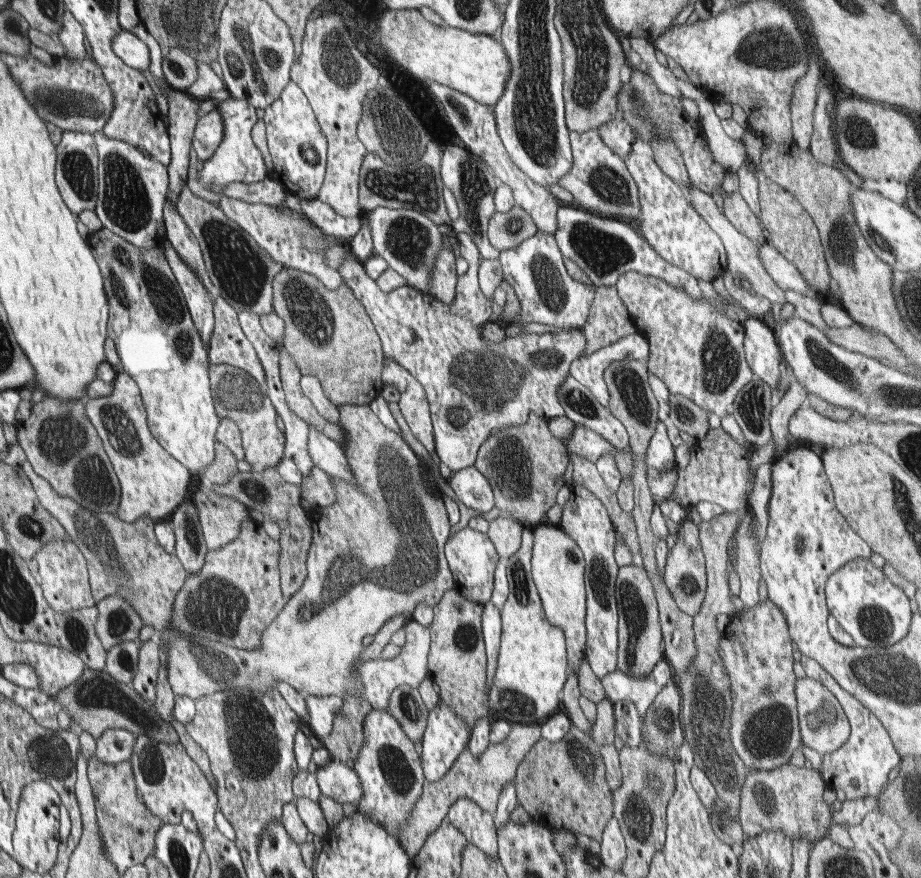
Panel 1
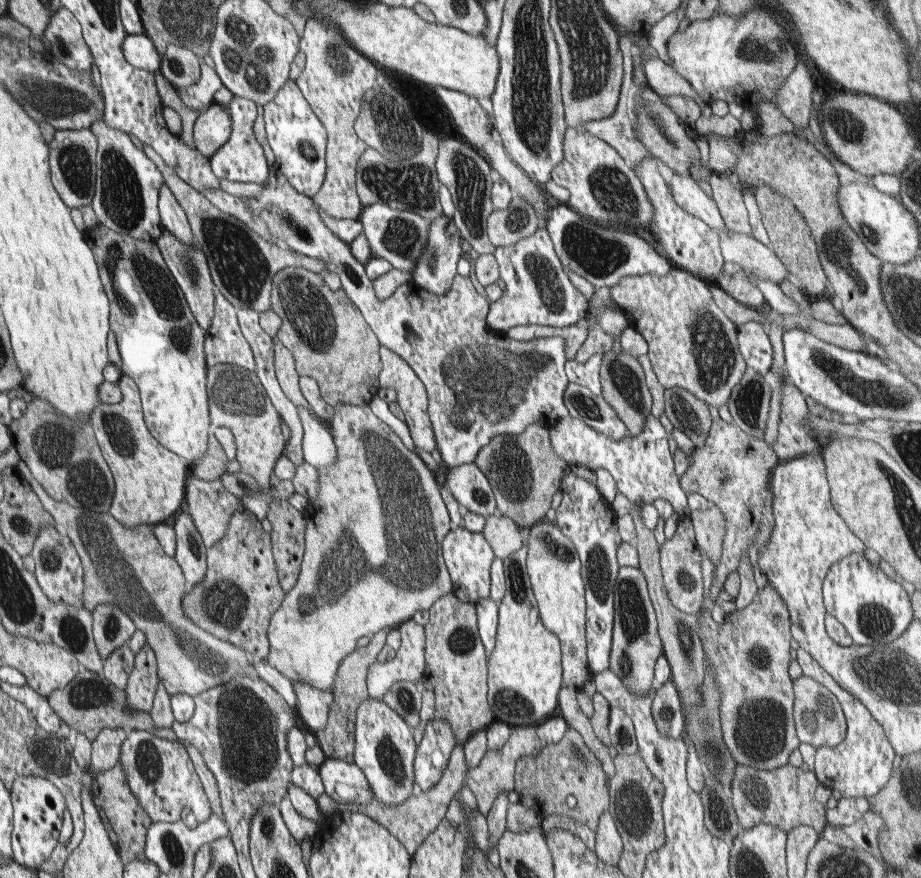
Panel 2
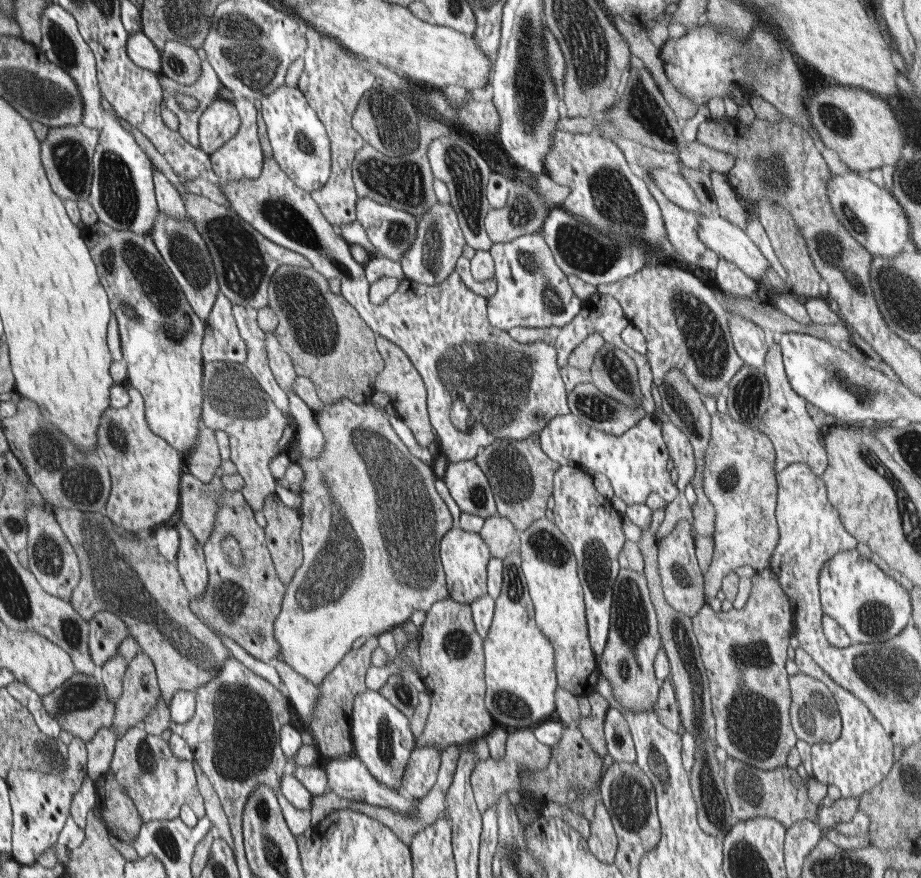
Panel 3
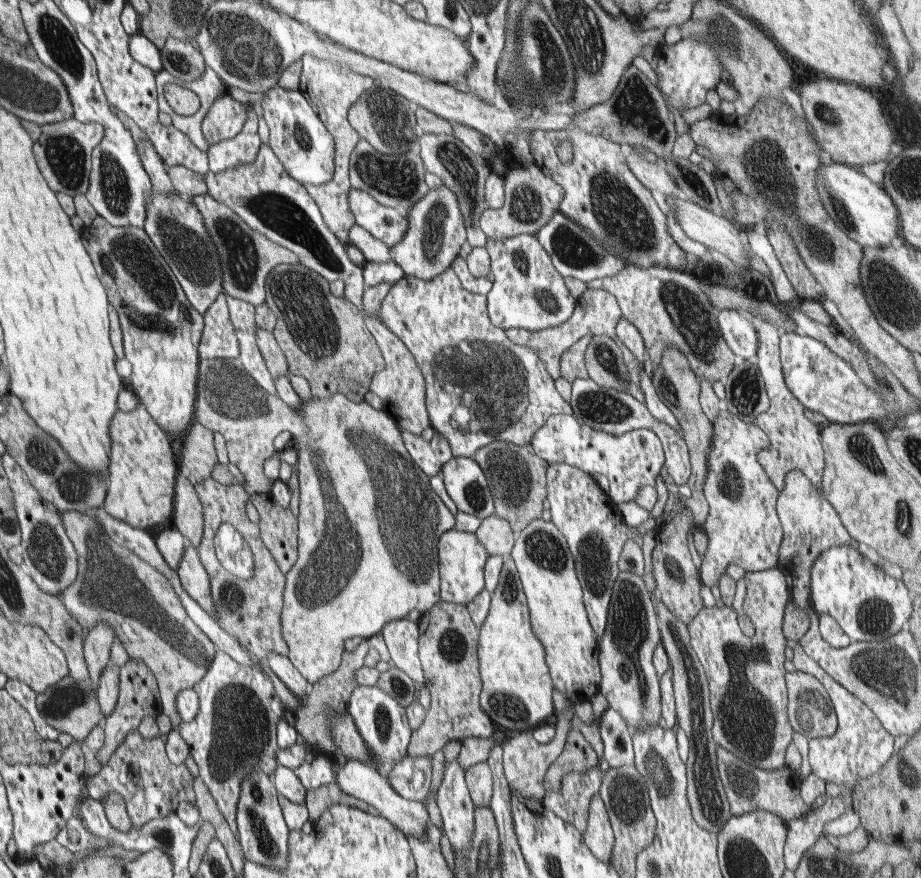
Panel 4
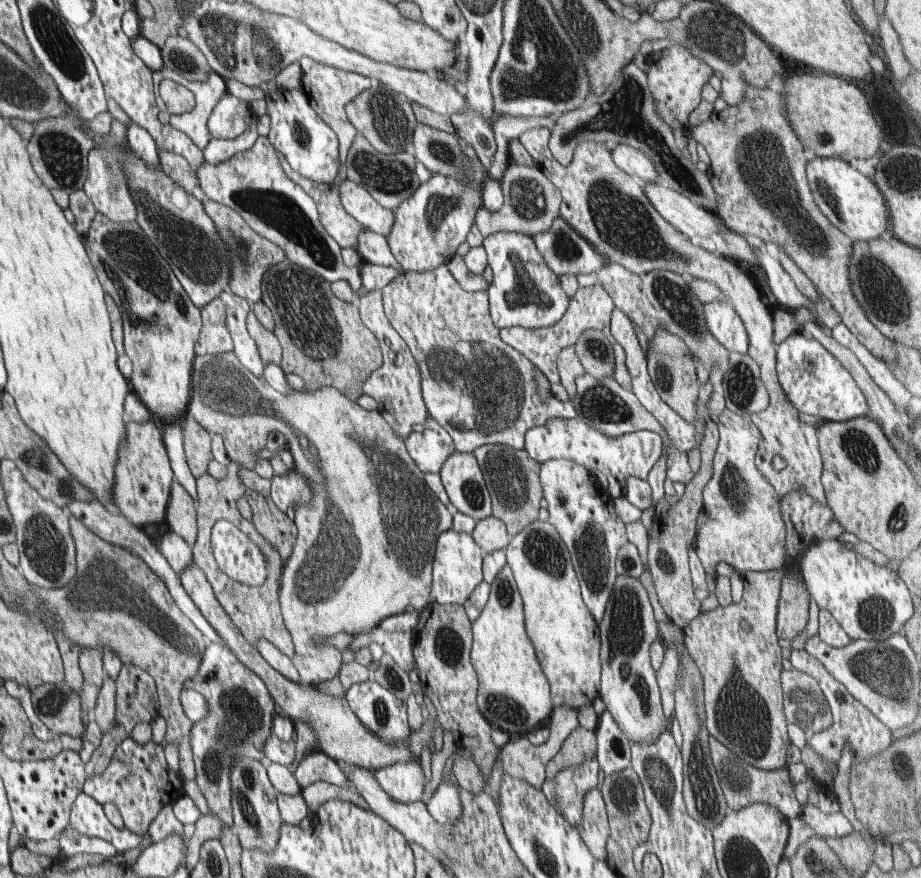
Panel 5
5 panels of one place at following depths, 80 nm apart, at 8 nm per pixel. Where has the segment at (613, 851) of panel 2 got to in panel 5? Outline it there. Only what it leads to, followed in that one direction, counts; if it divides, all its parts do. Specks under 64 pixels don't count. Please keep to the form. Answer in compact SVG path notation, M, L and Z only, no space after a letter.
M591 788L584 797L581 822L576 824L580 838L590 852L600 860L607 858L606 843L610 836L610 825L605 802L598 788Z

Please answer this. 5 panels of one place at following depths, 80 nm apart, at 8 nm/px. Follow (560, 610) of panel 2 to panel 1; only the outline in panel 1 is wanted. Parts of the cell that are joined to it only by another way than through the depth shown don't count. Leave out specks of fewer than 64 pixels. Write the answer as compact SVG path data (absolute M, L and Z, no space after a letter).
M540 524L533 527L533 551L530 574L536 586L542 608L550 626L564 632L566 640L568 672L576 673L584 660L587 642L585 616L587 613L586 586L584 580L583 552L580 547L558 525Z

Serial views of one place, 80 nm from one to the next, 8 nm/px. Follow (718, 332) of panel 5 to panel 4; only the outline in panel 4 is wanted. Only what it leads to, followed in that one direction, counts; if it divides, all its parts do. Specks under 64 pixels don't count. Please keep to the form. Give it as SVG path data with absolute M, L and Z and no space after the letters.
M732 308L717 312L721 335L740 360L756 362L759 338L756 327L746 314Z

